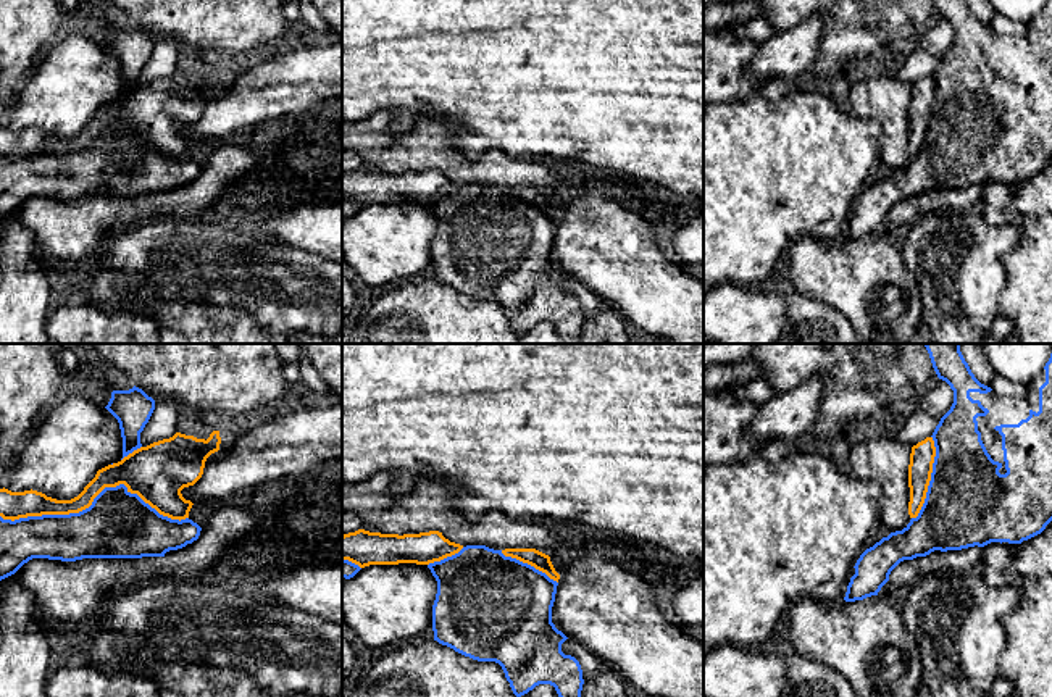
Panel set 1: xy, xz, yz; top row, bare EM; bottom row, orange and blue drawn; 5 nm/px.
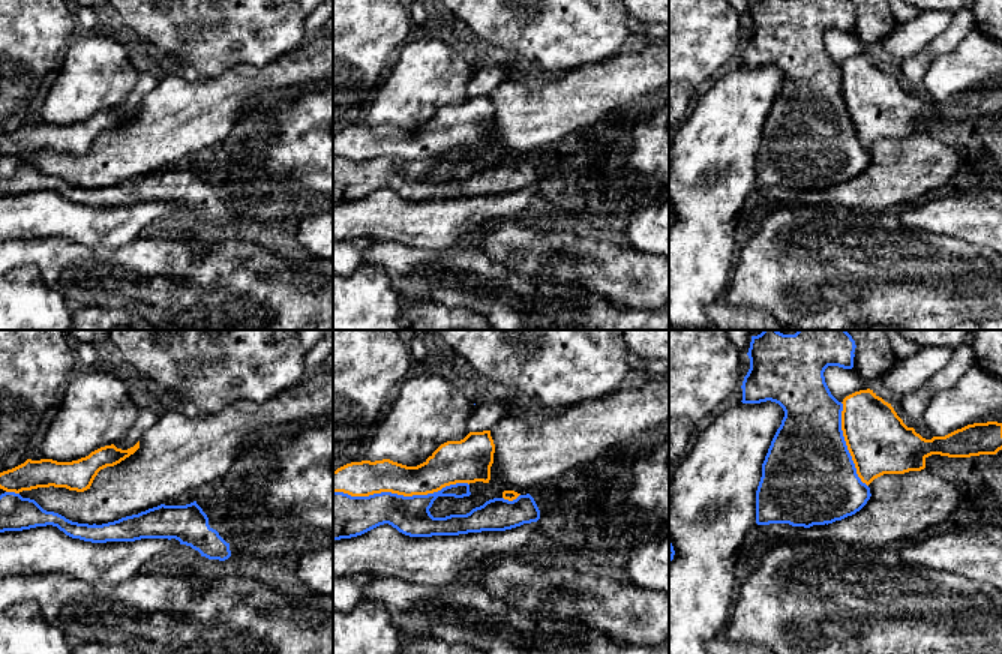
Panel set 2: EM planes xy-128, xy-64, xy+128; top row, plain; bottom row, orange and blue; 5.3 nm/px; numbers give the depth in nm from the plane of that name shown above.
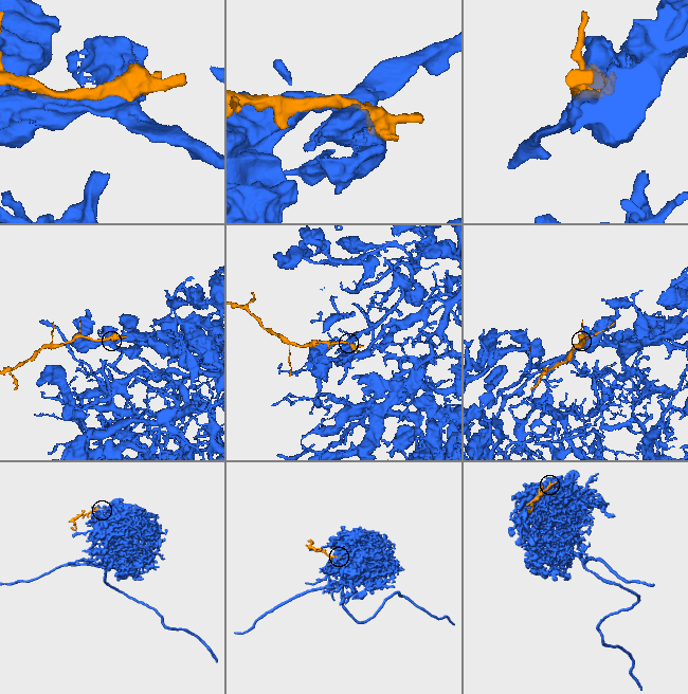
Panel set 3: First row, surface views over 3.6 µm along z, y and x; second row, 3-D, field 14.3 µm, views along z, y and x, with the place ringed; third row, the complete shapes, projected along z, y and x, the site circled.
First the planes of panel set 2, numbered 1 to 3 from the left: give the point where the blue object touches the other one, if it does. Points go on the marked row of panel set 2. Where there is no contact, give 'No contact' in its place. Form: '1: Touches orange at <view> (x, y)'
1: Touches orange at xy-128 (12, 491)
2: Touches orange at xy-64 (401, 494)
3: Touches orange at xy+128 (846, 444)

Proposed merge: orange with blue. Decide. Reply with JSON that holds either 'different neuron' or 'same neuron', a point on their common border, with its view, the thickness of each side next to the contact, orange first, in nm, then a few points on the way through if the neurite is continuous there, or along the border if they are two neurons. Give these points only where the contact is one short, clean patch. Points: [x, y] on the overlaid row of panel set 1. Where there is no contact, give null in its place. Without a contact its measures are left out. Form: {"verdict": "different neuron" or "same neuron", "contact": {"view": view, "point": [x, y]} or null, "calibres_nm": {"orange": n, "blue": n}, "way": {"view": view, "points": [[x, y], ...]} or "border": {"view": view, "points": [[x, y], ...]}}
{"verdict": "different neuron", "contact": {"view": "xy", "point": [94, 497]}, "calibres_nm": {"orange": 180, "blue": 340}}

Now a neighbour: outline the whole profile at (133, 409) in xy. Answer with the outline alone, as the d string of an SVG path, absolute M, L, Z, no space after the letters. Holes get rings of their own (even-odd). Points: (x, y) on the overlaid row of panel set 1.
M134 386L129 390L113 390L105 408L119 423L123 437L123 458L140 449L140 432L155 410L155 400L142 389Z

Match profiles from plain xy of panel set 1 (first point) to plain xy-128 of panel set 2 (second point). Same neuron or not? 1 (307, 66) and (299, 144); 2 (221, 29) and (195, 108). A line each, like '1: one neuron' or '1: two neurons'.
1: two neurons
2: two neurons

